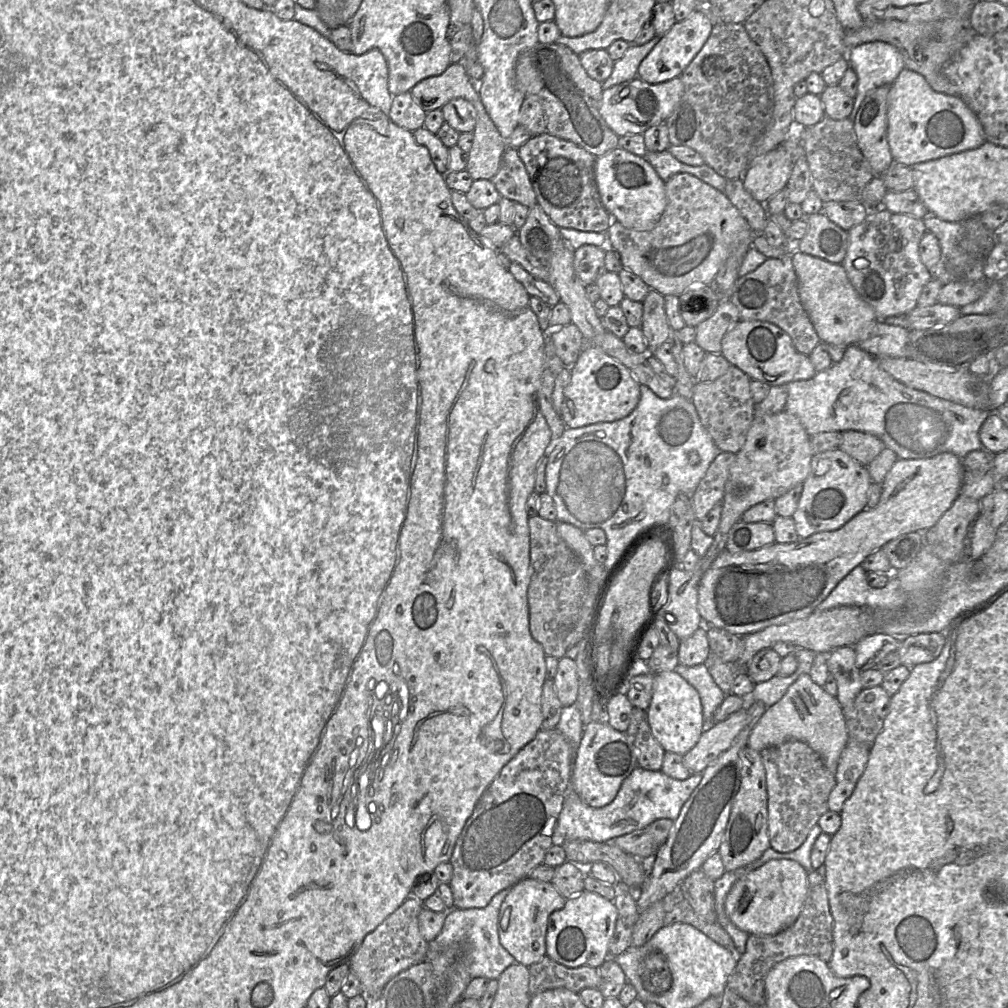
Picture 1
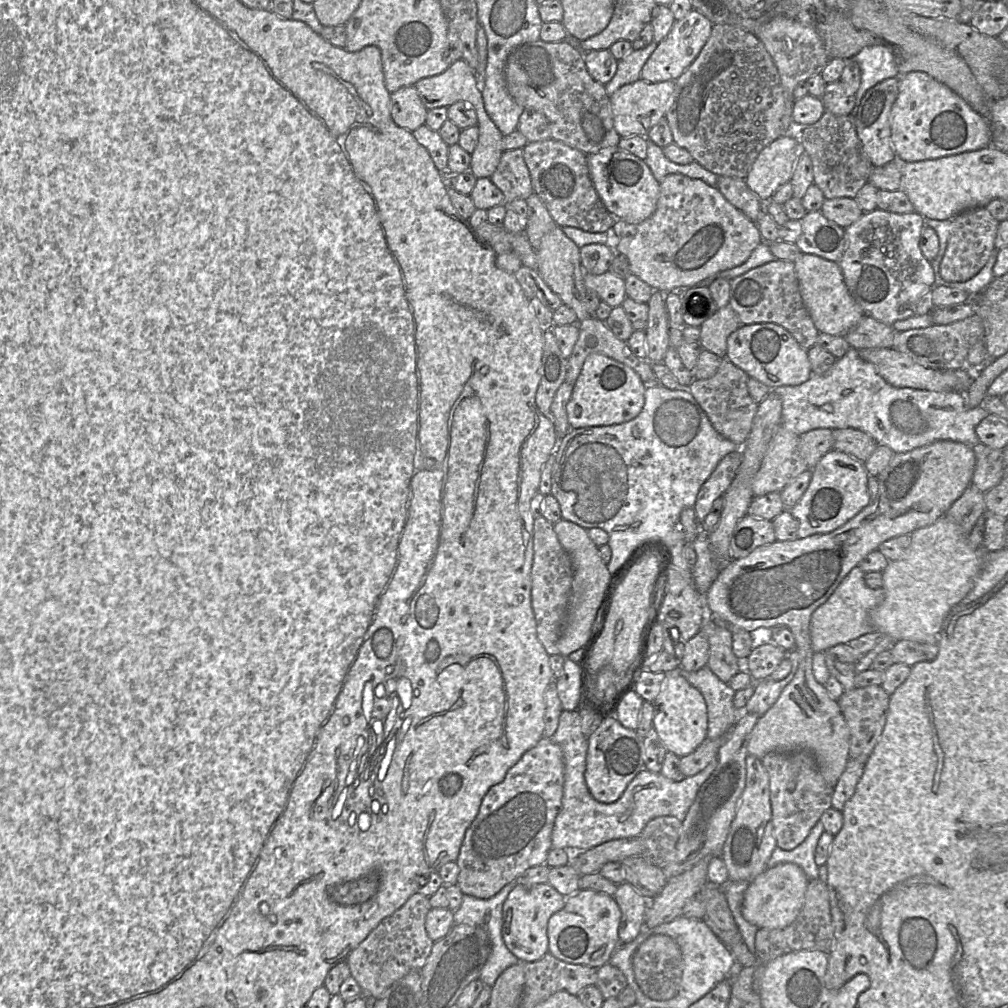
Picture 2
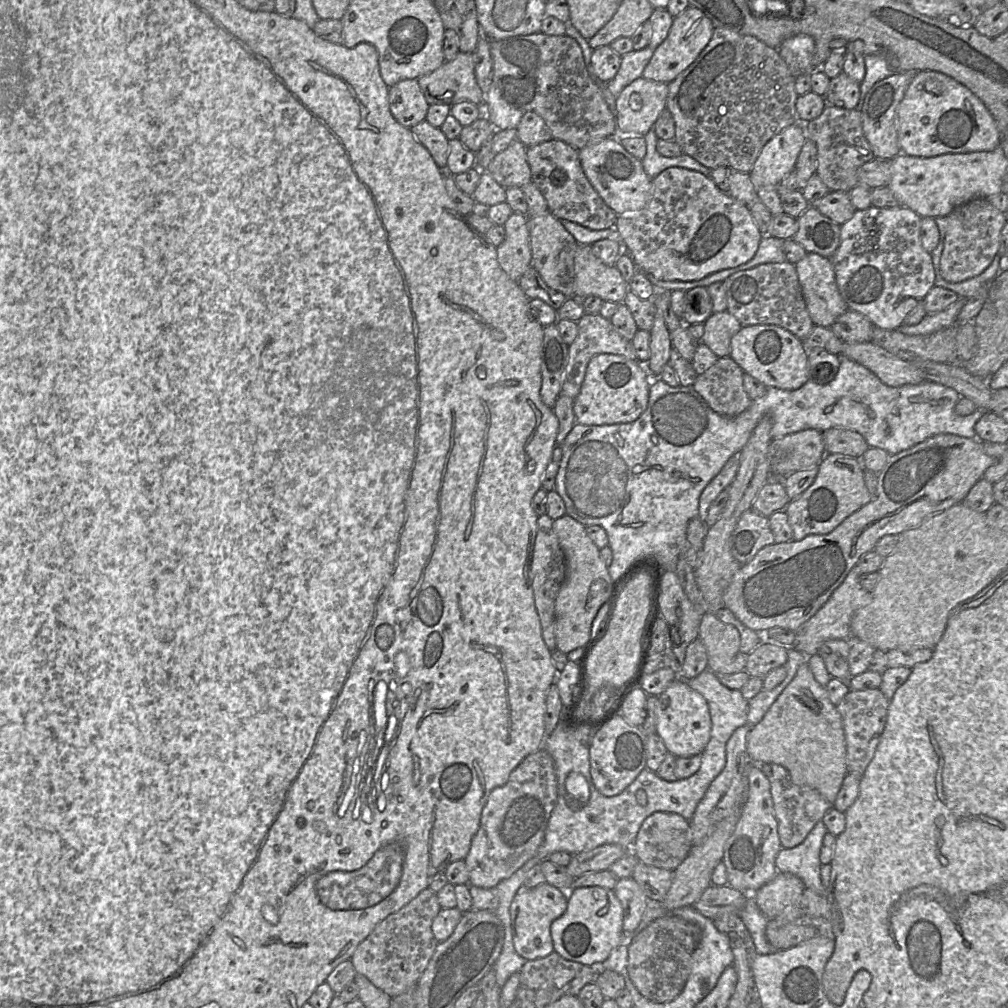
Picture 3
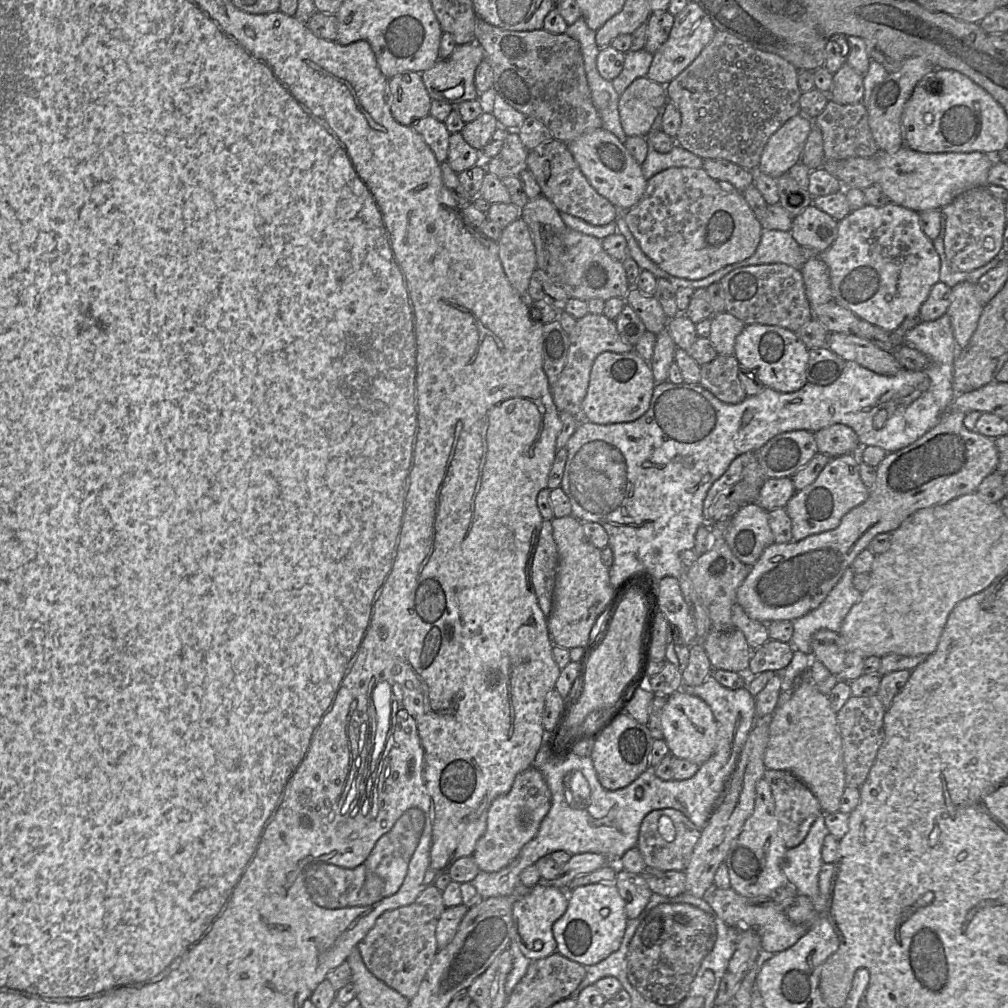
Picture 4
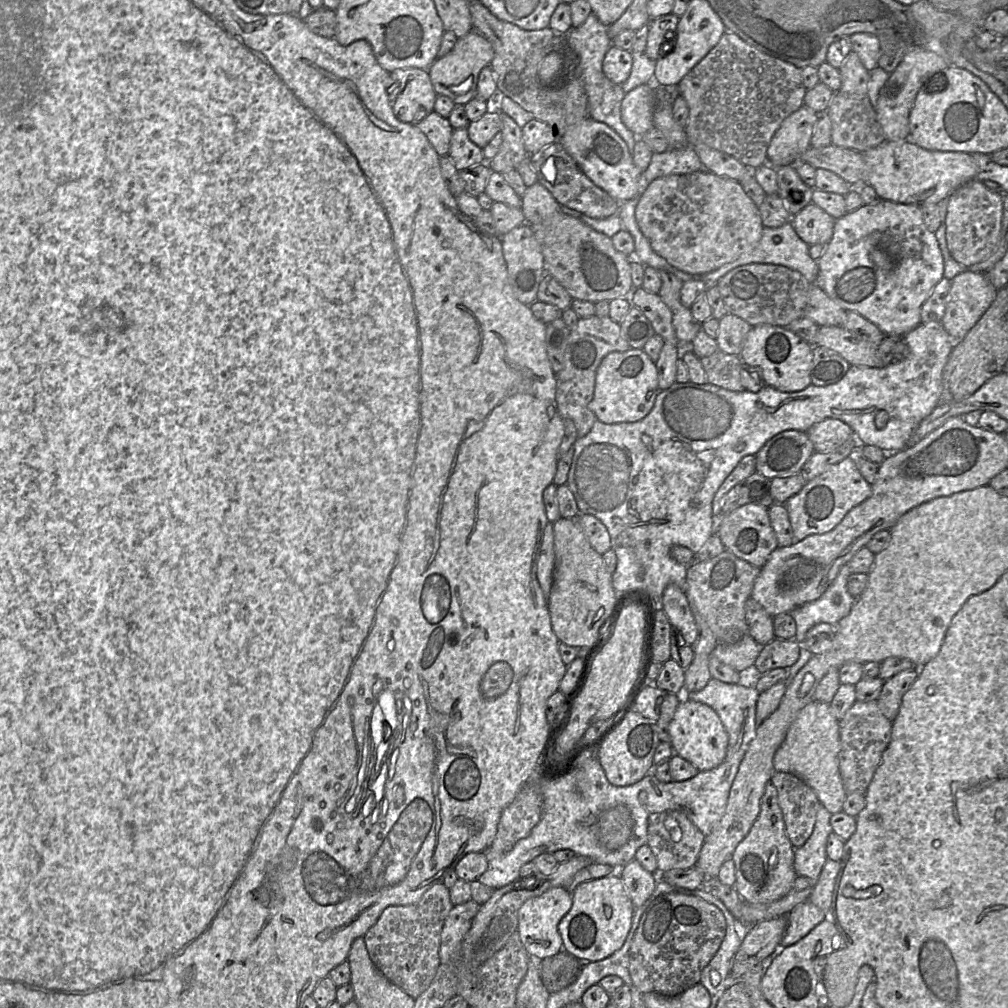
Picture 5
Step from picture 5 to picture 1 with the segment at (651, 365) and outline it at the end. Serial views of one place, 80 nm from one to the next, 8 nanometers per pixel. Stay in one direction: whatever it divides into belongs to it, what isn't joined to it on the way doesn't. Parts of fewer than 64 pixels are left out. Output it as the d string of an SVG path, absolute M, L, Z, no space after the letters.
M589 346L580 352L570 367L571 381L564 389L561 418L568 428L613 422L629 415L640 399L640 384L630 370L601 348Z

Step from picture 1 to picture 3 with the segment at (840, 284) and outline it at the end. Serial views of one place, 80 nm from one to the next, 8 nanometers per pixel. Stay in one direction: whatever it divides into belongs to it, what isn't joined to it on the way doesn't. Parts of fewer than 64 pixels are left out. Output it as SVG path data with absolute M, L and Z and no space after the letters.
M807 253L795 267L812 322L830 328L848 310L838 290L831 259Z

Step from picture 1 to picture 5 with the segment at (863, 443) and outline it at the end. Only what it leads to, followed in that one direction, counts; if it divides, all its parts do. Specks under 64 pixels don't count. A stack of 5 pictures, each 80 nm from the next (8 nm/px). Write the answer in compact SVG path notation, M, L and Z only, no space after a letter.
M827 418L812 425L806 432L815 452L834 451L849 439L854 438L854 431L845 422Z

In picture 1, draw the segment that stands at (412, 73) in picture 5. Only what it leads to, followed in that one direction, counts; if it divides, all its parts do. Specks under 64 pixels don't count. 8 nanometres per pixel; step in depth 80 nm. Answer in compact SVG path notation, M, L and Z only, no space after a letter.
M410 91L392 97L390 118L399 127L413 133L424 127L426 114L416 103Z

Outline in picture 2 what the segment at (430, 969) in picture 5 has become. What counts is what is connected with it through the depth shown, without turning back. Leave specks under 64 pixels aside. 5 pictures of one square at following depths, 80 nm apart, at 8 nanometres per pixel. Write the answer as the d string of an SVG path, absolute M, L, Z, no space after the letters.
M418 892L413 894L402 907L383 919L349 954L346 962L351 976L362 989L362 996L369 1001L378 1000L393 983L412 970L421 970L434 944L425 928L426 916L431 908L429 897Z

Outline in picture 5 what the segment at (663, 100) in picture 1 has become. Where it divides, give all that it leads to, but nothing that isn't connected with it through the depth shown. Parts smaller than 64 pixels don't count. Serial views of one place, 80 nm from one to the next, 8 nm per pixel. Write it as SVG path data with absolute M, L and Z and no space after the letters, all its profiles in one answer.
M643 84L624 95L621 103L621 120L635 136L641 137L653 125L655 84Z

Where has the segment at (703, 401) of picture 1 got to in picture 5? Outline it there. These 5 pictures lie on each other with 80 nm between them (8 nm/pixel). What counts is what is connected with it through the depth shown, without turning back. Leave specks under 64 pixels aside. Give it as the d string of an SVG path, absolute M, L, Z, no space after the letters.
M717 350L700 359L707 377L707 383L730 391L744 390L741 384L741 358Z

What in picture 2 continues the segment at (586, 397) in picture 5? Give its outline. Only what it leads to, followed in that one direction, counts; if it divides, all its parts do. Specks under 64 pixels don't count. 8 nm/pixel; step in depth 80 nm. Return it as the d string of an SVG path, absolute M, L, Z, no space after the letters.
M594 315L577 322L579 337L568 358L568 371L565 381L574 385L585 359L592 353L604 354L631 367L647 386L657 384L651 363L637 357L627 342L618 339L604 321Z

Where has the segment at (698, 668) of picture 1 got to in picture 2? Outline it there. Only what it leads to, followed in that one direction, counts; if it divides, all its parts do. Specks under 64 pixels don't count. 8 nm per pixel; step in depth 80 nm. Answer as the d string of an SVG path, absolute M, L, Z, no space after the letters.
M707 666L695 672L679 670L681 675L703 696L707 706L707 738L724 738L736 724L741 711L733 704L735 692Z

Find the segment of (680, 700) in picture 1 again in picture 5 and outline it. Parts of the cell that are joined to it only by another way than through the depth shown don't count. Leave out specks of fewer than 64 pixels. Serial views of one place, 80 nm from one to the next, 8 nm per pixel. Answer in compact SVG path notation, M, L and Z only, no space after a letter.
M682 697L669 724L669 735L674 754L690 762L699 771L712 770L725 759L728 734L717 713L706 704Z

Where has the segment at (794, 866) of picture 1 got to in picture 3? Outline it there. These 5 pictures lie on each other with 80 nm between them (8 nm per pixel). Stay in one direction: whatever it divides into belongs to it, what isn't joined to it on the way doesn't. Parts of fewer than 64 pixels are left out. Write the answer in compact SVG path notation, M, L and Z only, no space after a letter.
M777 872L772 880L753 892L753 899L767 919L772 920L793 905L805 889L795 875Z

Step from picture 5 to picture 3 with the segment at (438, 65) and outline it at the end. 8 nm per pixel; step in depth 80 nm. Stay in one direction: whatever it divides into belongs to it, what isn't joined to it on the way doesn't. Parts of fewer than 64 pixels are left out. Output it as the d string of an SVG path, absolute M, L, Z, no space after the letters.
M458 52L456 57L453 60L445 61L439 68L434 70L433 72L426 74L417 79L418 84L426 98L426 101L429 105L432 104L441 104L448 105L452 107L458 102L467 101L475 104L478 107L482 107L483 113L483 103L484 103L484 94L485 87L481 86L475 76L475 52L474 53L464 53Z

